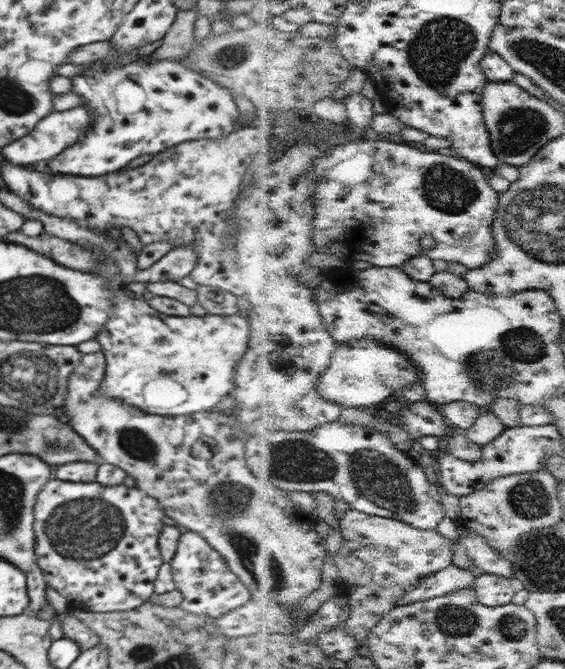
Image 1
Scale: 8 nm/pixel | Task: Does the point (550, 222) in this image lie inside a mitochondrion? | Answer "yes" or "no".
yes

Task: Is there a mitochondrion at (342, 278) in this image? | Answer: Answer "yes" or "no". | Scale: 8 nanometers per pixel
no

